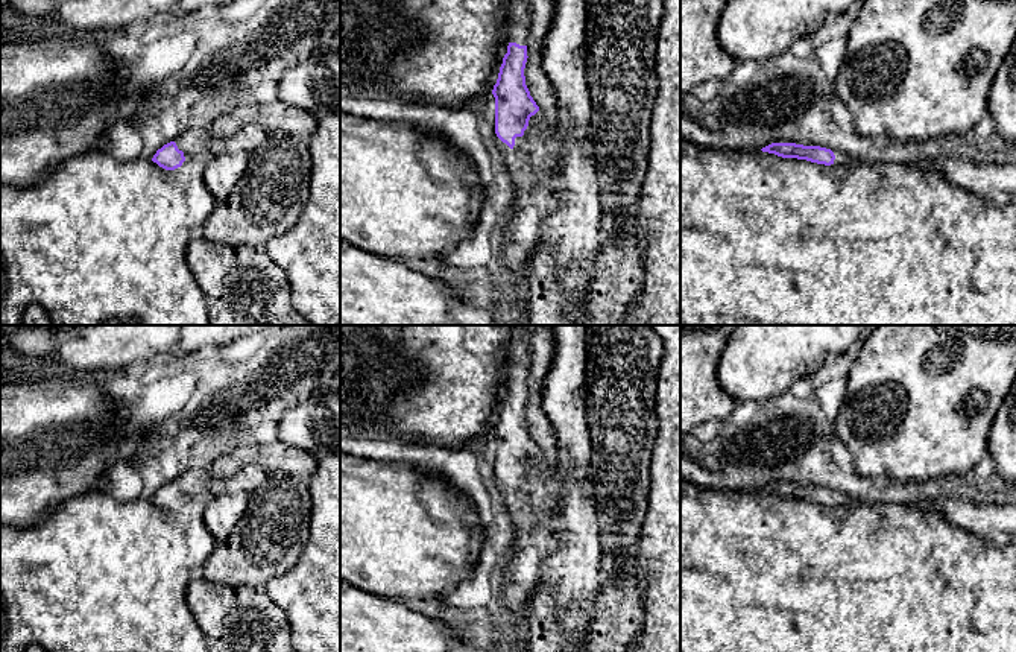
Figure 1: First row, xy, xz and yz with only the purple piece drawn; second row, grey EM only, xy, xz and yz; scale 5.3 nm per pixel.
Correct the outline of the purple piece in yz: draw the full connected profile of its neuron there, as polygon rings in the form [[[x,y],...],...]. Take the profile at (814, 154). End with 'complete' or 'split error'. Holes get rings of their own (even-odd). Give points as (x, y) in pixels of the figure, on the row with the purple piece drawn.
[[[771,143],[761,150],[782,158],[806,160],[825,166],[854,166],[860,163],[858,160],[841,152],[820,146],[803,146],[796,143]]]; split error

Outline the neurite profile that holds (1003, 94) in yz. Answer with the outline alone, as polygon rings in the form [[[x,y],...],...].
[[[1016,36],[990,88],[989,116],[998,134],[1013,147],[1016,144]]]

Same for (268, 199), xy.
[[[286,132],[267,135],[266,141],[249,155],[243,176],[229,196],[217,201],[204,222],[204,237],[222,245],[266,246],[286,234],[299,219],[310,196],[308,140]]]

